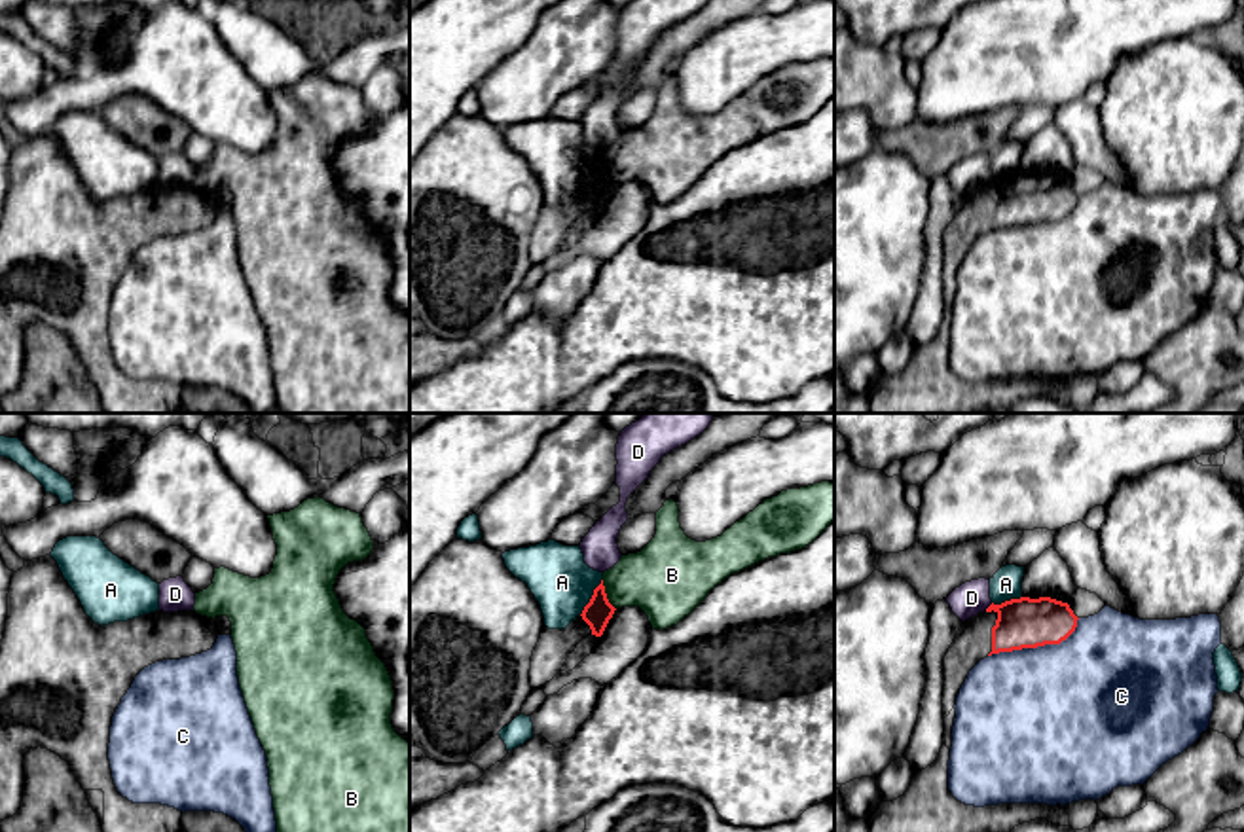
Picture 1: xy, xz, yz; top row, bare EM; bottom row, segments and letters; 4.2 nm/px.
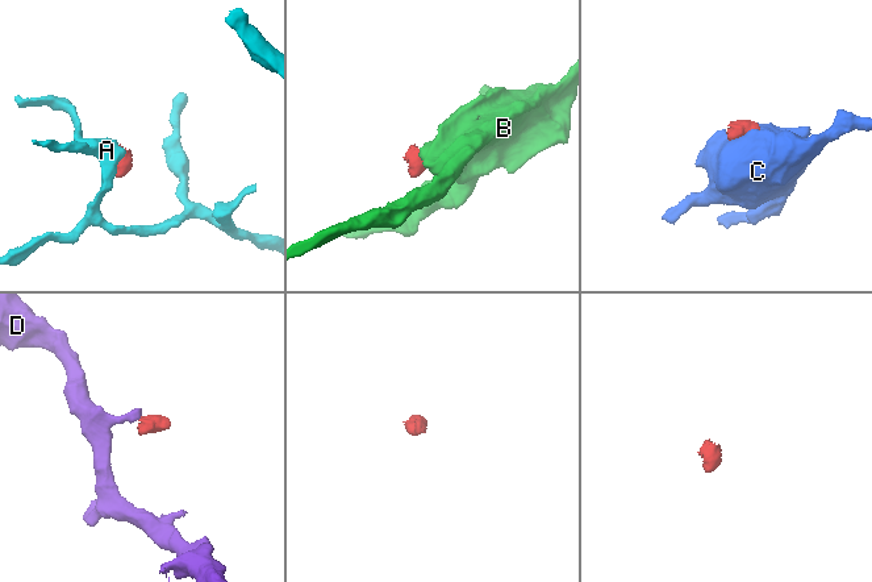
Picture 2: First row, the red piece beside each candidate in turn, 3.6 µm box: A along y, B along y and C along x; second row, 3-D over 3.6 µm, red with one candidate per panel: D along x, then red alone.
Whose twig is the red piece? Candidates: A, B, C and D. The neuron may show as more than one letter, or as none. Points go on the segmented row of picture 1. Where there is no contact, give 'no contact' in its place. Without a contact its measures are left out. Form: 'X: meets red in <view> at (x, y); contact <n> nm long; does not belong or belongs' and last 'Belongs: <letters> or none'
A: meets red in xz at (592, 597); contact 190 nm long; does not belong
B: meets red in xz at (605, 596); contact 140 nm long; does not belong
C: meets red in yz at (1036, 647); contact 420 nm long; does not belong
D: meets red in yz at (990, 605); contact 50 nm long; does not belong
Belongs: none

